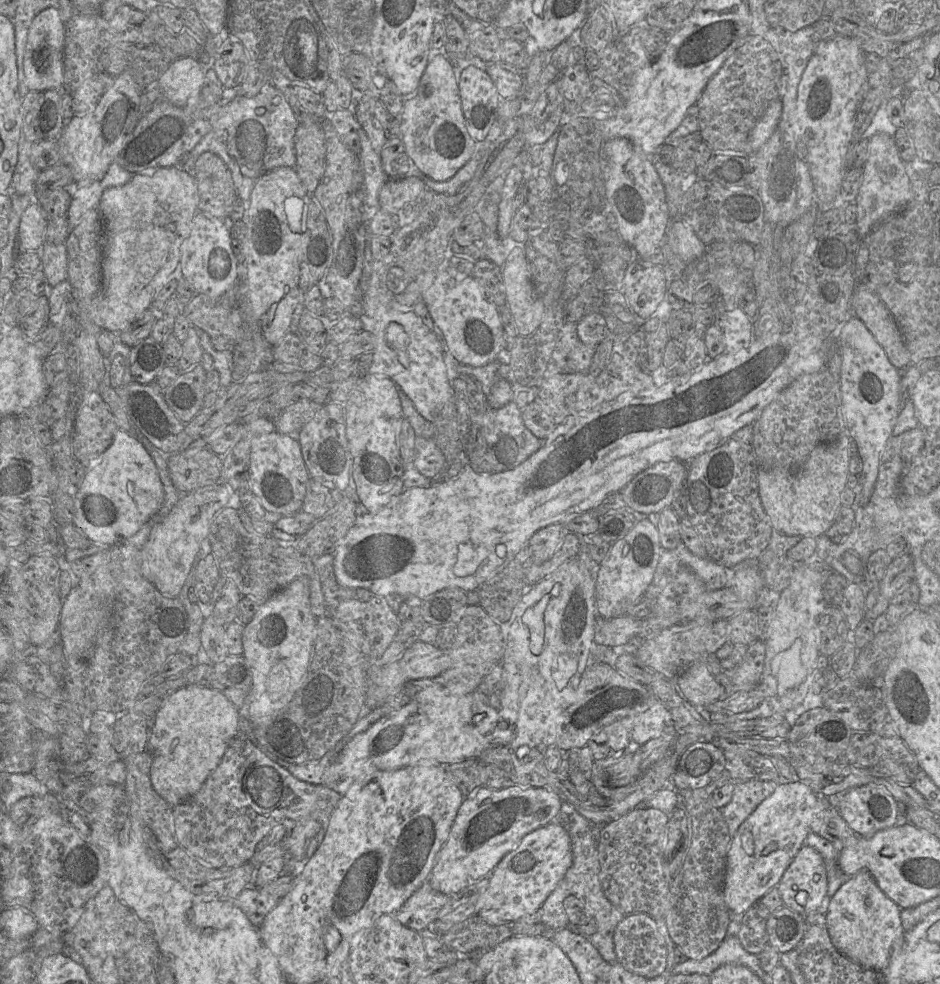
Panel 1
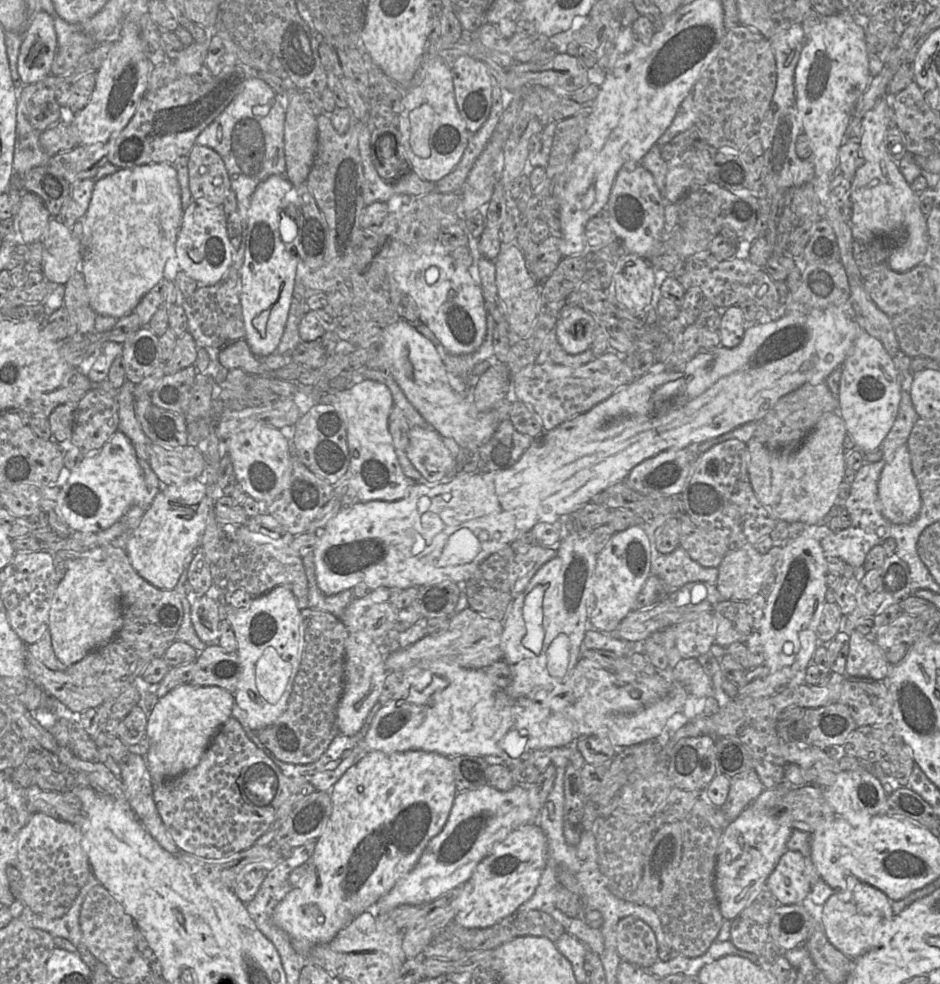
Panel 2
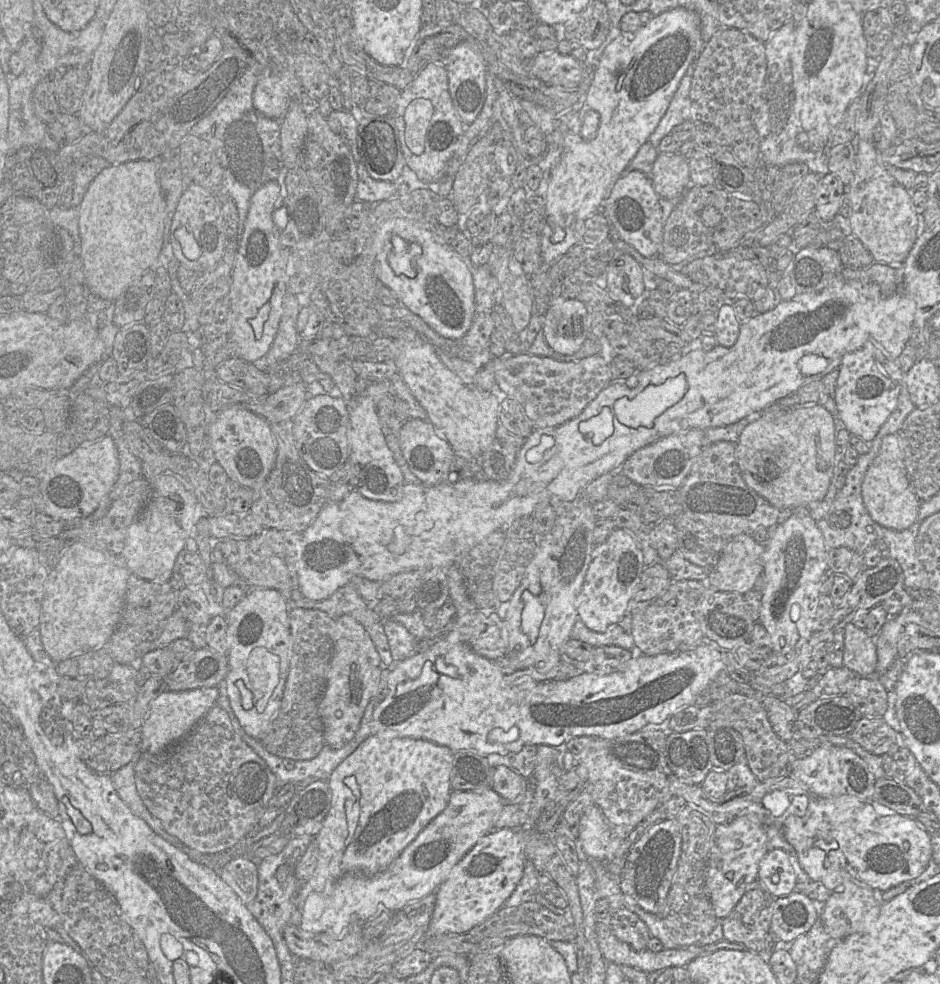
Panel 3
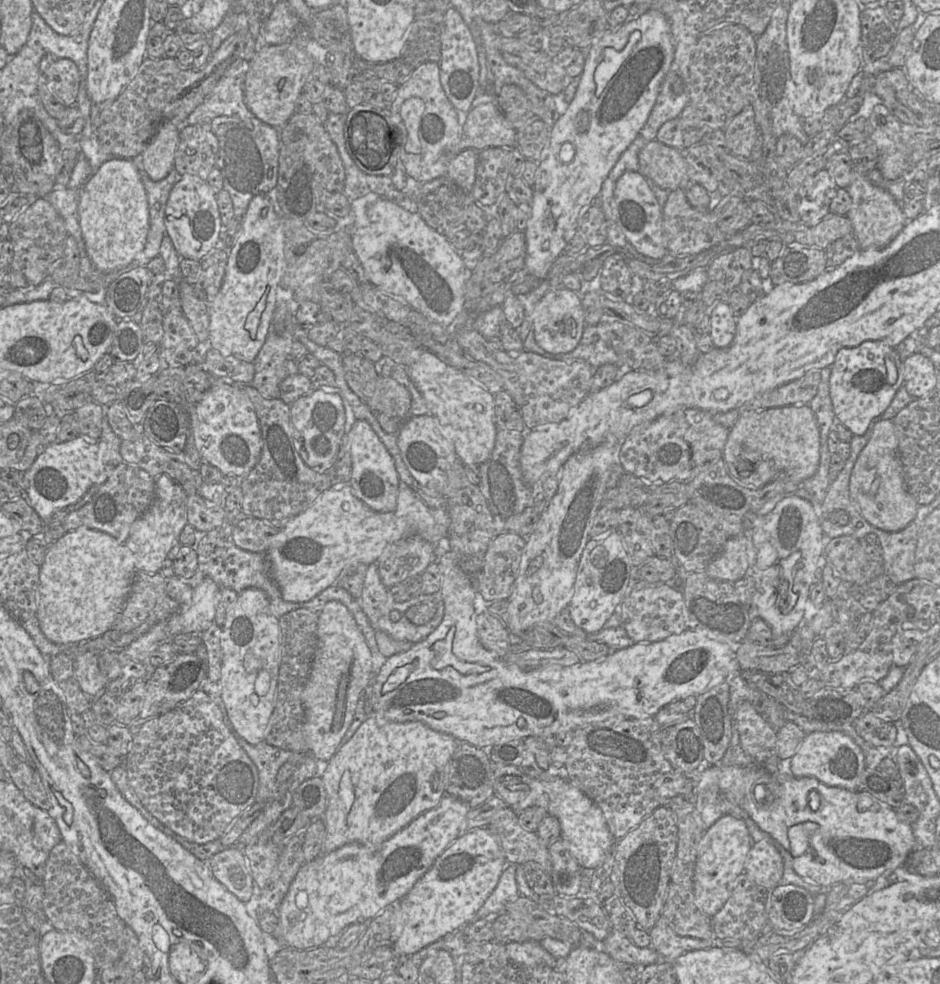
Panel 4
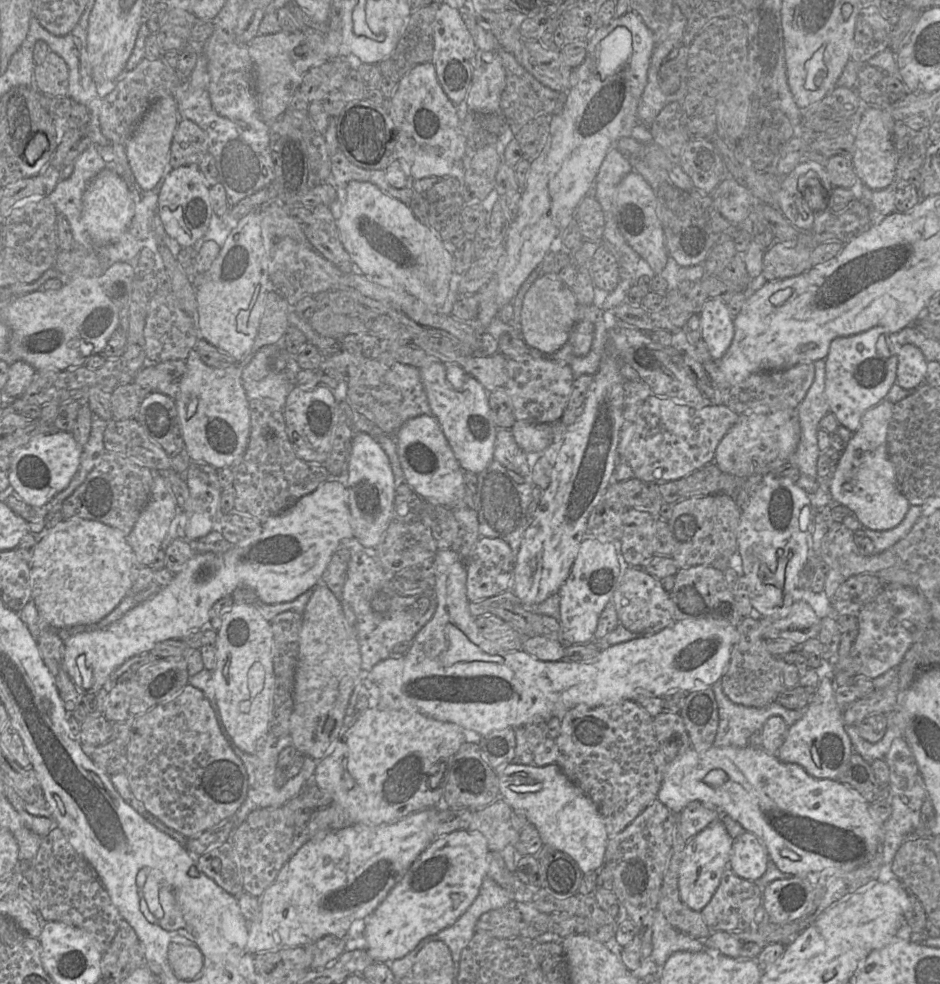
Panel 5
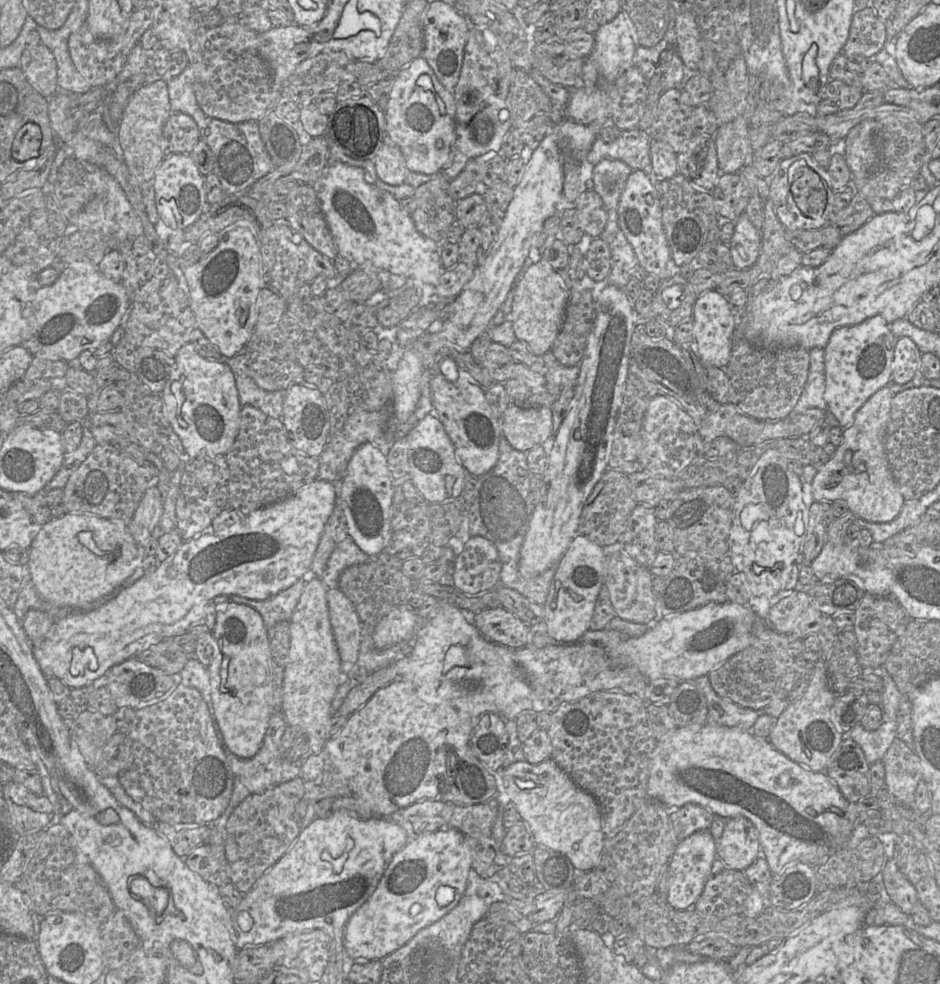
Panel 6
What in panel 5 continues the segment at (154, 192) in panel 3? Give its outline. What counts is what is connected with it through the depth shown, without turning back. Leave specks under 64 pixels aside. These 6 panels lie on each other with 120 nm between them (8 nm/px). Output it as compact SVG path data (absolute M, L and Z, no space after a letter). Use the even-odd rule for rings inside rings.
M105 169L88 184L82 206L82 218L95 244L110 244L128 229L134 216L134 201L126 182L114 171Z

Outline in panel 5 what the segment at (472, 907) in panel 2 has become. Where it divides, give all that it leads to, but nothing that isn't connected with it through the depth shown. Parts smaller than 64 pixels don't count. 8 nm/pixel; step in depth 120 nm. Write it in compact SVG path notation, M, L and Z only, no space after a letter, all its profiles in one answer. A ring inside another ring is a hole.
M456 830L436 837L380 905L364 919L365 950L375 962L390 963L426 937L453 925L474 902L487 877L490 849L478 831Z

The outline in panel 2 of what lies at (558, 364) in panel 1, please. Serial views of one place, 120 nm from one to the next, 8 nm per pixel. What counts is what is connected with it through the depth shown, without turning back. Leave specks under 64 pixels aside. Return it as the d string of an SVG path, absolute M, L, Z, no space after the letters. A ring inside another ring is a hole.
M553 329L543 340L536 363L549 362L566 366L580 366L590 362L594 357L591 348L577 354L566 352L557 339L555 329Z

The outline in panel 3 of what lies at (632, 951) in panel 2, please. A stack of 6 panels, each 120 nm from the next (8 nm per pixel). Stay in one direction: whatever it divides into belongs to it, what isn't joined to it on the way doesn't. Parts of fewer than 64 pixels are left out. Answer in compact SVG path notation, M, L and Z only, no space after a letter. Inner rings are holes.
M629 910L612 912L610 928L614 935L637 951L647 949L652 937L647 925L635 913Z

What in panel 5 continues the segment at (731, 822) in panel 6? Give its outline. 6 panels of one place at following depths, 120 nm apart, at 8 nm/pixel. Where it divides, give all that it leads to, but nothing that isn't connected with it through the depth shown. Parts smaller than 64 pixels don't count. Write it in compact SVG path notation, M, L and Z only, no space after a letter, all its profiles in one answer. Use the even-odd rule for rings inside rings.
M744 831L734 838L729 868L738 876L756 881L761 878L769 861L769 855L752 832Z

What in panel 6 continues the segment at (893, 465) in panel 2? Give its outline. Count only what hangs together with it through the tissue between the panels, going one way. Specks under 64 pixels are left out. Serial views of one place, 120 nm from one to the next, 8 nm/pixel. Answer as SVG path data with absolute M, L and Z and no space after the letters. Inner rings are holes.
M888 385L880 388L856 412L852 425L844 428L842 443L812 481L815 501L845 501L851 512L869 522L889 522L899 515L905 498L893 477L884 446L894 395Z

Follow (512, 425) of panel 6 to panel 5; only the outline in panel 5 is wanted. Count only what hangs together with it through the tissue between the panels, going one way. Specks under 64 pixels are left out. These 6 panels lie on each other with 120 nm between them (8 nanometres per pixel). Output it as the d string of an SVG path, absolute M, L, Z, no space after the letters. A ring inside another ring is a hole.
M516 420L511 428L517 444L526 453L544 451L553 442L553 430L551 425L523 420Z

